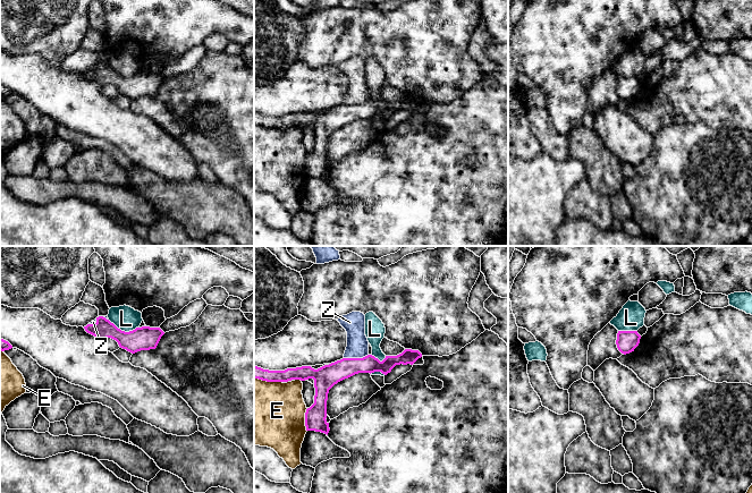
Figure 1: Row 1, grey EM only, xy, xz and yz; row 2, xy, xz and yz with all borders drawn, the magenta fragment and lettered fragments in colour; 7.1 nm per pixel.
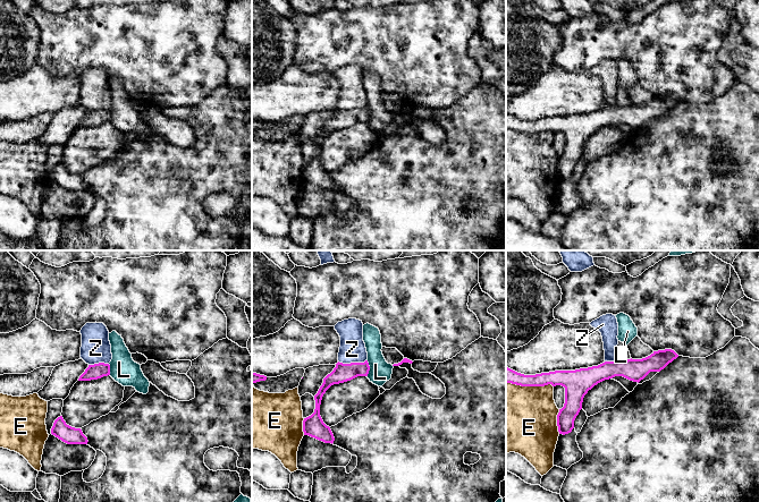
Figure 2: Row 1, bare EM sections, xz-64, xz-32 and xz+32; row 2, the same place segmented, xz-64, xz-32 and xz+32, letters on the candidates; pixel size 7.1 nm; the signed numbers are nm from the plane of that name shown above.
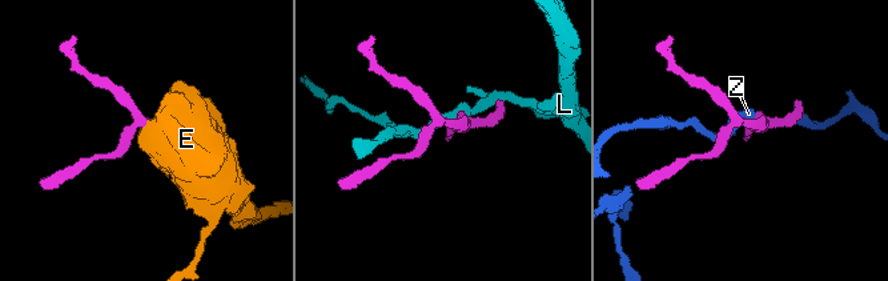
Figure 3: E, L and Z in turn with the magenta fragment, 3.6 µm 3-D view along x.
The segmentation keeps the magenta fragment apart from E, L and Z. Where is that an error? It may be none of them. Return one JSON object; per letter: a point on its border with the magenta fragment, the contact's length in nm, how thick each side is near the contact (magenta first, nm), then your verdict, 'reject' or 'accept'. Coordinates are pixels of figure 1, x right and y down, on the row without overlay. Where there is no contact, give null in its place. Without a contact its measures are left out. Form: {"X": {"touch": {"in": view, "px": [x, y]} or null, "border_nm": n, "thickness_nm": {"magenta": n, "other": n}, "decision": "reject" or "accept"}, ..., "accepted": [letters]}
{"E": {"touch": {"in": "xz", "px": [305, 166]}, "border_nm": 170, "thickness_nm": {"magenta": 150, "other": 460}, "decision": "reject"}, "L": {"touch": {"in": "xy", "px": [124, 77]}, "border_nm": 240, "thickness_nm": {"magenta": 170, "other": 170}, "decision": "reject"}, "Z": {"touch": {"in": "xz", "px": [355, 104]}, "border_nm": 180, "thickness_nm": {"magenta": 160, "other": 160}, "decision": "reject"}, "accepted": []}

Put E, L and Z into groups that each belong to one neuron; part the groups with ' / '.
E / L / Z

